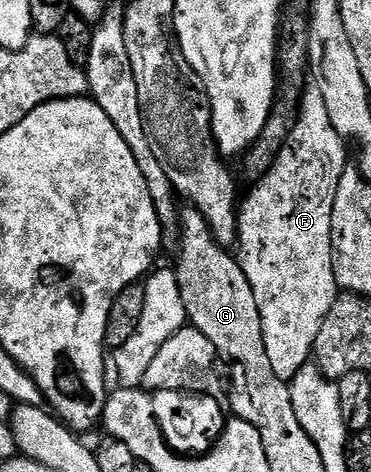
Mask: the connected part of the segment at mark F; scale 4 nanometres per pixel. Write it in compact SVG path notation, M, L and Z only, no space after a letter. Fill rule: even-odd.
M310 89L307 95L305 92L301 96L294 128L274 167L263 179L257 180L255 187L258 188L240 203L238 243L242 247L242 271L248 277L248 285L252 285L260 309L264 345L268 349L268 361L272 361L272 373L287 381L294 379L296 373L311 362L316 333L320 333L324 317L328 317L332 305L340 298L332 253L332 209L340 177L348 166L345 146L342 134L332 125L332 117L328 117L324 97L317 89Z

